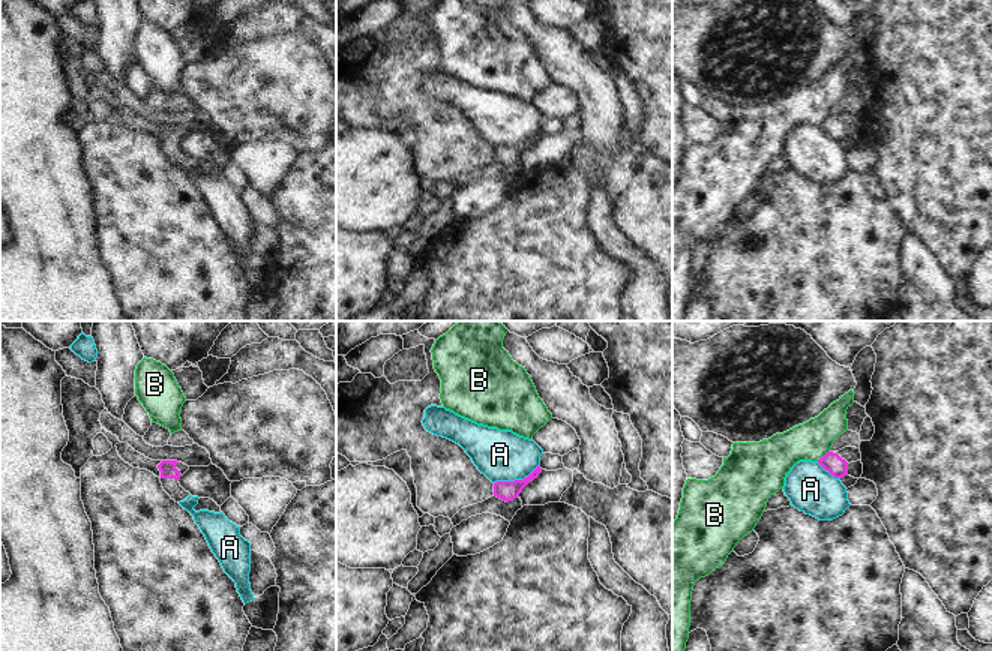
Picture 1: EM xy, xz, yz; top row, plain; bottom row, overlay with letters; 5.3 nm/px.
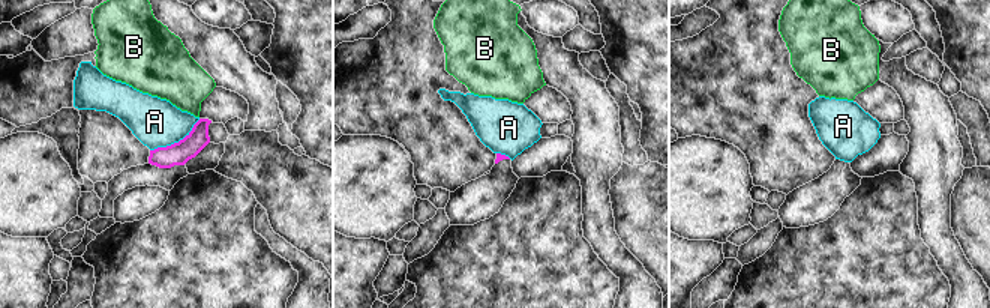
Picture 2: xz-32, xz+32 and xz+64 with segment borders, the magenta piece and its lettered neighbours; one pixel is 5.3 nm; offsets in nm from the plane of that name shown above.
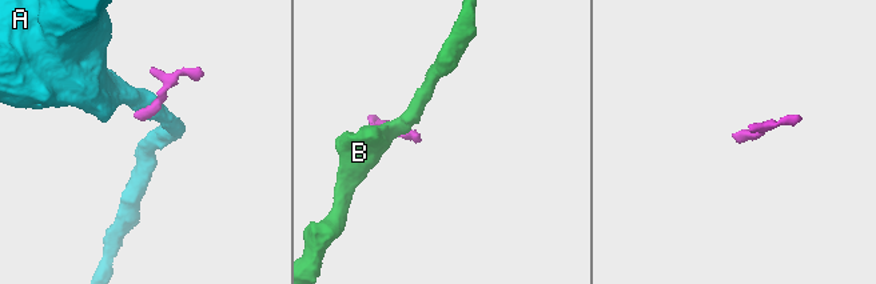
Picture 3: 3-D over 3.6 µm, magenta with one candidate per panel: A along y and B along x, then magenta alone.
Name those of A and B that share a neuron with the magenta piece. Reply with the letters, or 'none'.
none

